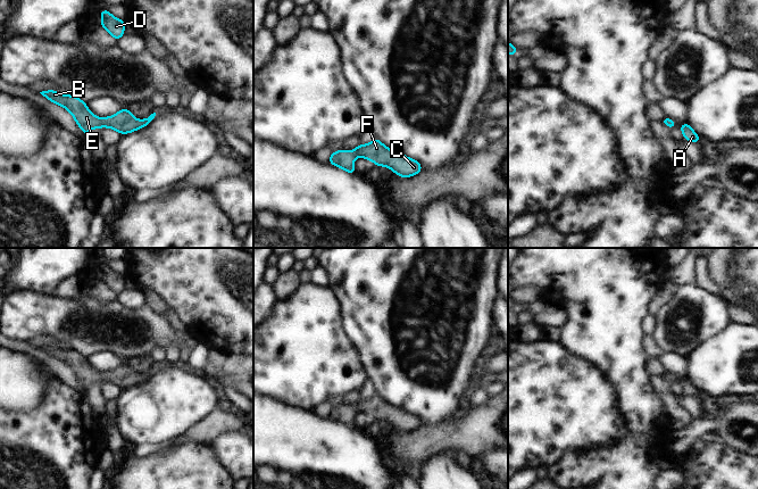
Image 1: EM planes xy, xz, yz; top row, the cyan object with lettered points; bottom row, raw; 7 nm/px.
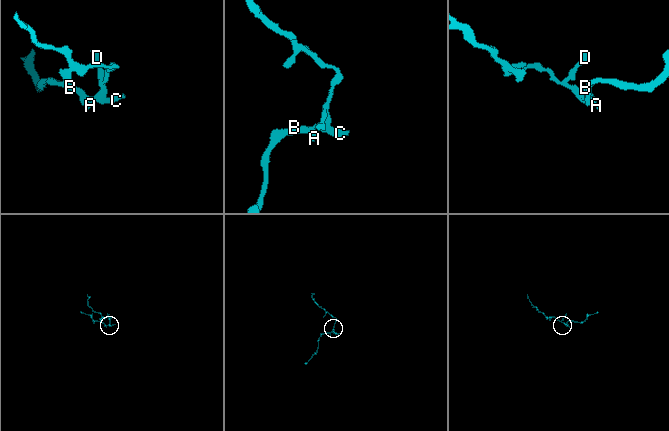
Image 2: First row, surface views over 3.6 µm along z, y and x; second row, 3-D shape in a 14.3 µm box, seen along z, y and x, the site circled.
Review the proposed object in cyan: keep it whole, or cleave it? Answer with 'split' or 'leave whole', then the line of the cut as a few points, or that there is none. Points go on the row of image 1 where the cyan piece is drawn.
leave whole | no cut

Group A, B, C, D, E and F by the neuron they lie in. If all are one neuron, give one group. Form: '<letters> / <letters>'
A B C D E F

